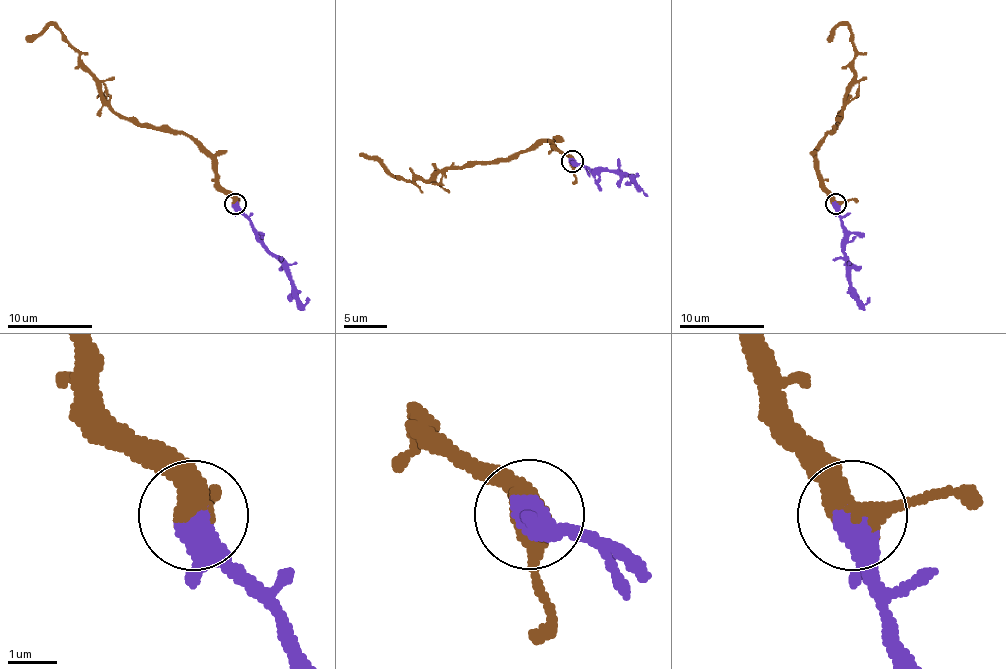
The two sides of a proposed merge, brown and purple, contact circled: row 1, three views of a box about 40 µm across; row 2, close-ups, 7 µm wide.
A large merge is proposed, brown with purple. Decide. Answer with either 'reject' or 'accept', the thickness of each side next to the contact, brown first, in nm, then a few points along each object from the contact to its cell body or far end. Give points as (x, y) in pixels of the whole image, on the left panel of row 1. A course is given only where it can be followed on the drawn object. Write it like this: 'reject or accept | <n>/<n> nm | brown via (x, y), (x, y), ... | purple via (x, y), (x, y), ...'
accept | 500/380 nm | brown via (234, 203), (217, 179), (217, 164), (181, 133), (137, 126), (124, 120), (54, 24), (47, 24), (26, 41) | purple via (234, 205), (249, 222), (256, 239), (285, 271), (292, 292), (302, 305), (307, 296)

